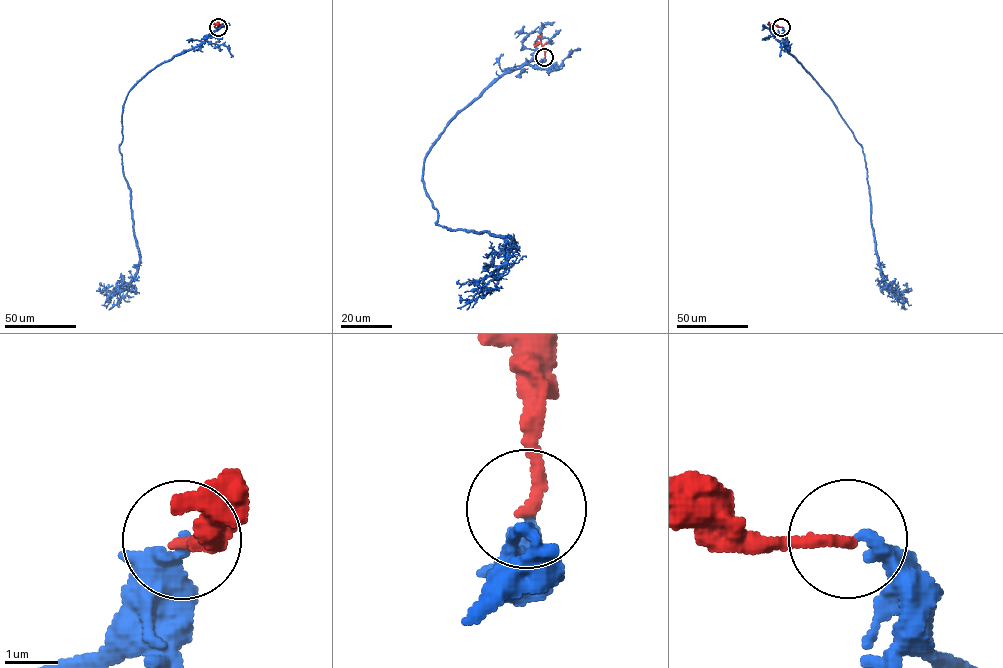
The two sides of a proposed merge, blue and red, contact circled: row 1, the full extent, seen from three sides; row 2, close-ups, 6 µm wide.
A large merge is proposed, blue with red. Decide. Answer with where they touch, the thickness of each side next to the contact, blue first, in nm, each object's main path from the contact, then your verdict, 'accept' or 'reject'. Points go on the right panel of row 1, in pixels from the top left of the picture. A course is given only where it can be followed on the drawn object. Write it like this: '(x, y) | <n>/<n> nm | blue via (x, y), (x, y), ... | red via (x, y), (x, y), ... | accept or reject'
(781, 27) | 240/240 nm | blue via (781, 26), (786, 49), (832, 101), (862, 148), (880, 273), (893, 291), (910, 291) | red via (781, 26), (770, 25), (768, 22) | reject

